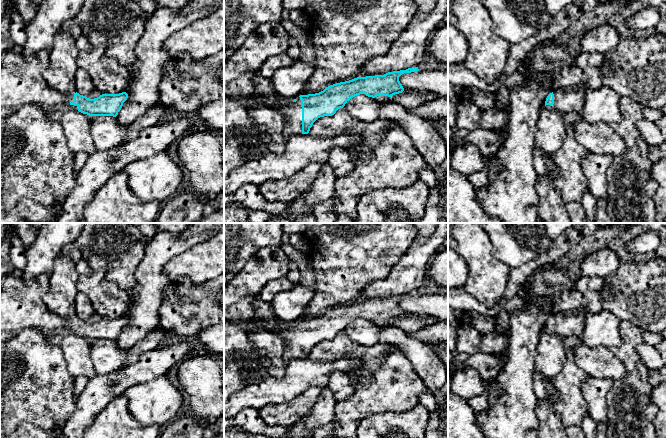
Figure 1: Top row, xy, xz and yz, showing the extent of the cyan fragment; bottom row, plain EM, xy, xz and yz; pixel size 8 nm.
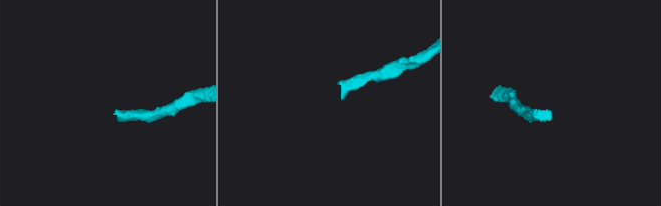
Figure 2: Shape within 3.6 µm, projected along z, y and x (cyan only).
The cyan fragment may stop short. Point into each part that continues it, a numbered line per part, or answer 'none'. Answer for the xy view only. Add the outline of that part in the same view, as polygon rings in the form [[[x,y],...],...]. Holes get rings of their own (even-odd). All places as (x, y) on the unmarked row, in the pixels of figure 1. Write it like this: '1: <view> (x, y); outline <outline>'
1: xy (22, 306); outline [[[51,272],[42,273],[33,278],[14,277],[7,275],[0,278],[0,331],[18,333],[23,329],[33,328],[45,334],[70,331],[78,335],[77,329],[71,329],[74,318],[62,319],[53,314],[43,300],[49,288]]]

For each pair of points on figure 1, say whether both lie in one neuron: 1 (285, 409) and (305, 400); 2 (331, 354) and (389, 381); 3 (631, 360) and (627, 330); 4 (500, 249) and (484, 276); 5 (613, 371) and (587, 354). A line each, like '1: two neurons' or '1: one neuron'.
1: one neuron
2: one neuron
3: one neuron
4: two neurons
5: one neuron

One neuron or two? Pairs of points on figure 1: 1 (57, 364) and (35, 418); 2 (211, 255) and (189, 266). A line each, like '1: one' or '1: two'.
1: one
2: one

